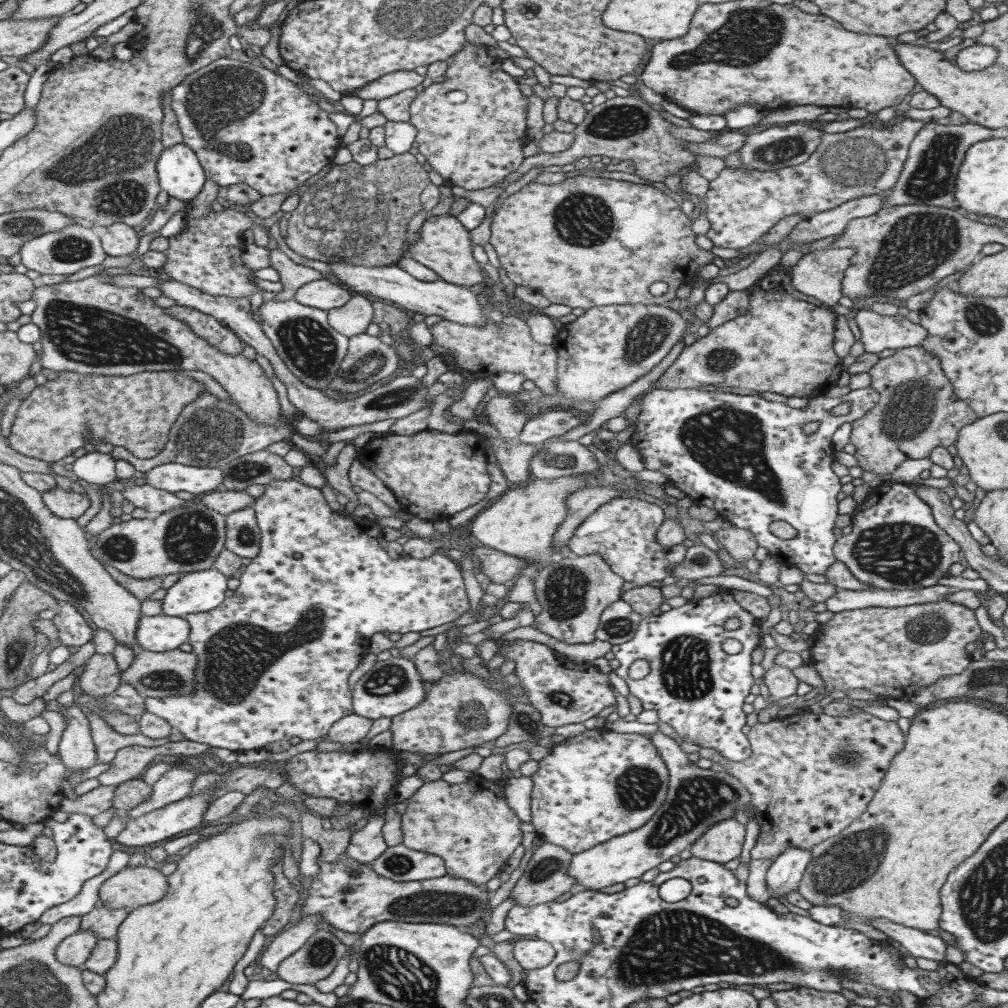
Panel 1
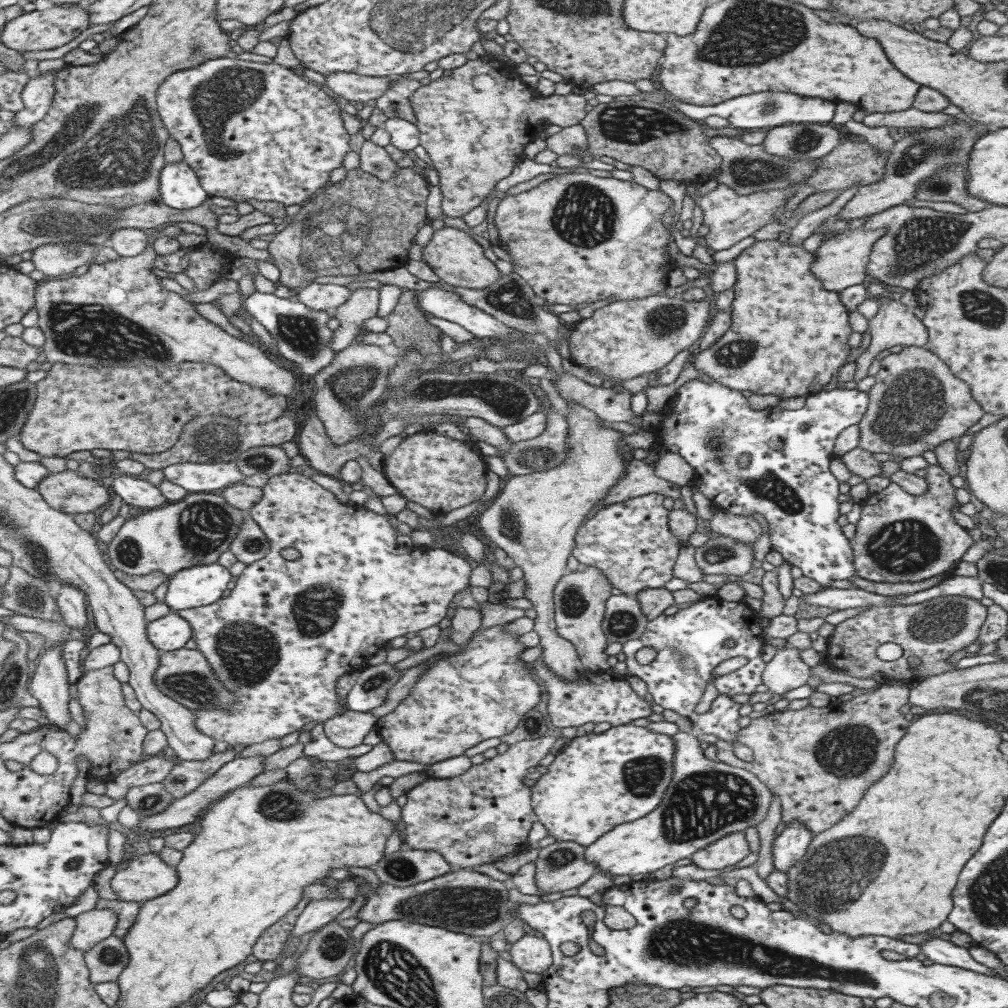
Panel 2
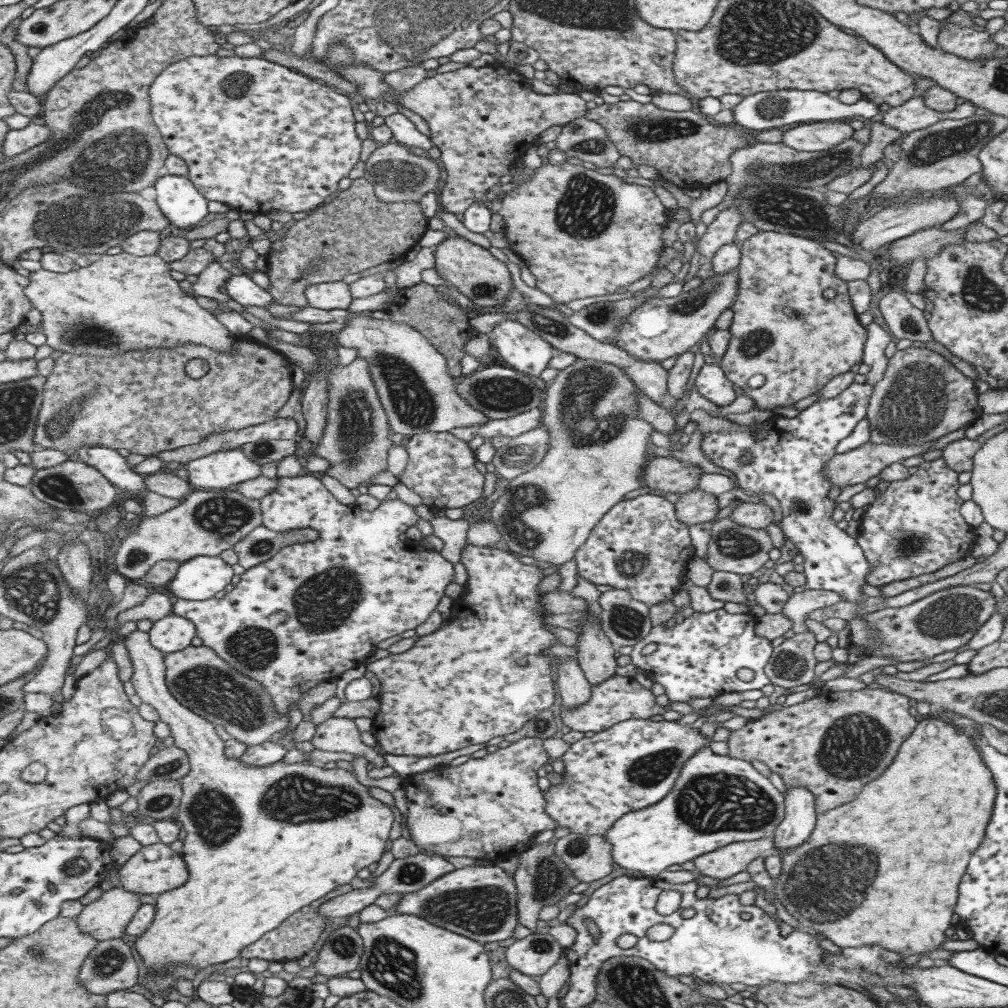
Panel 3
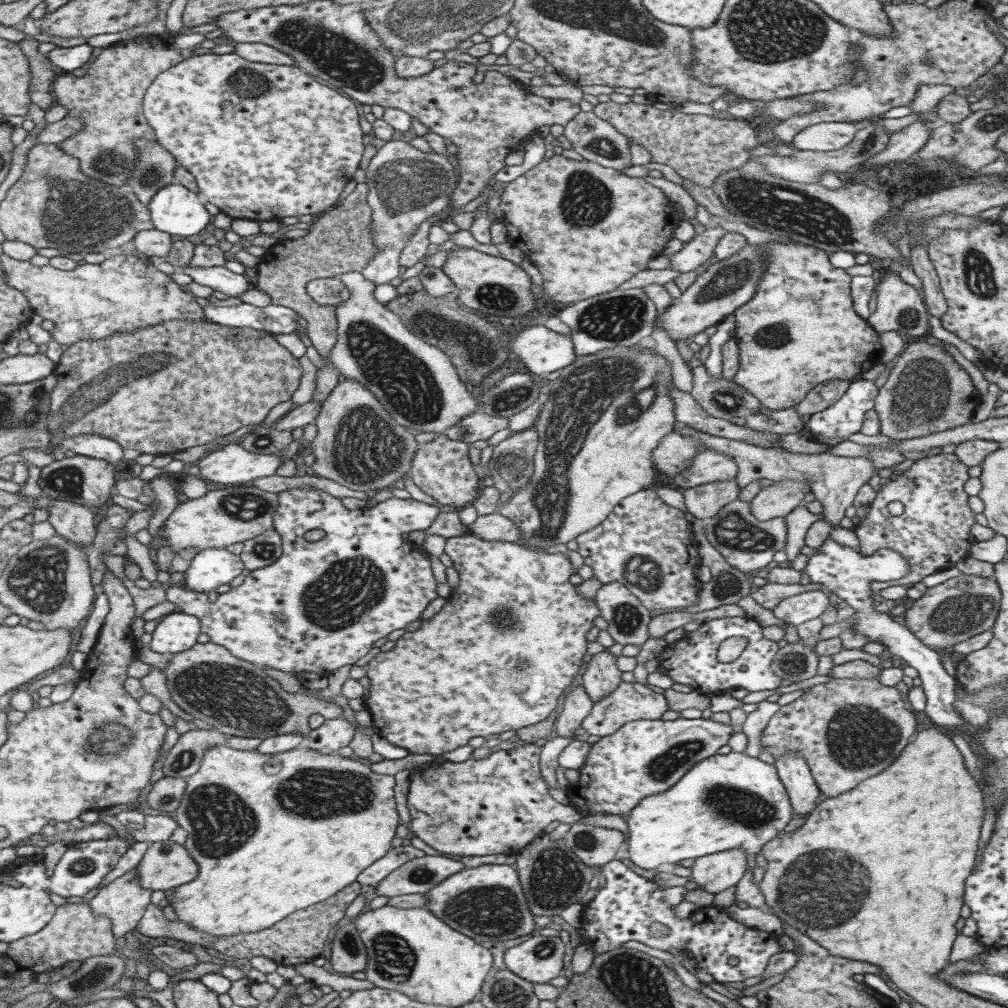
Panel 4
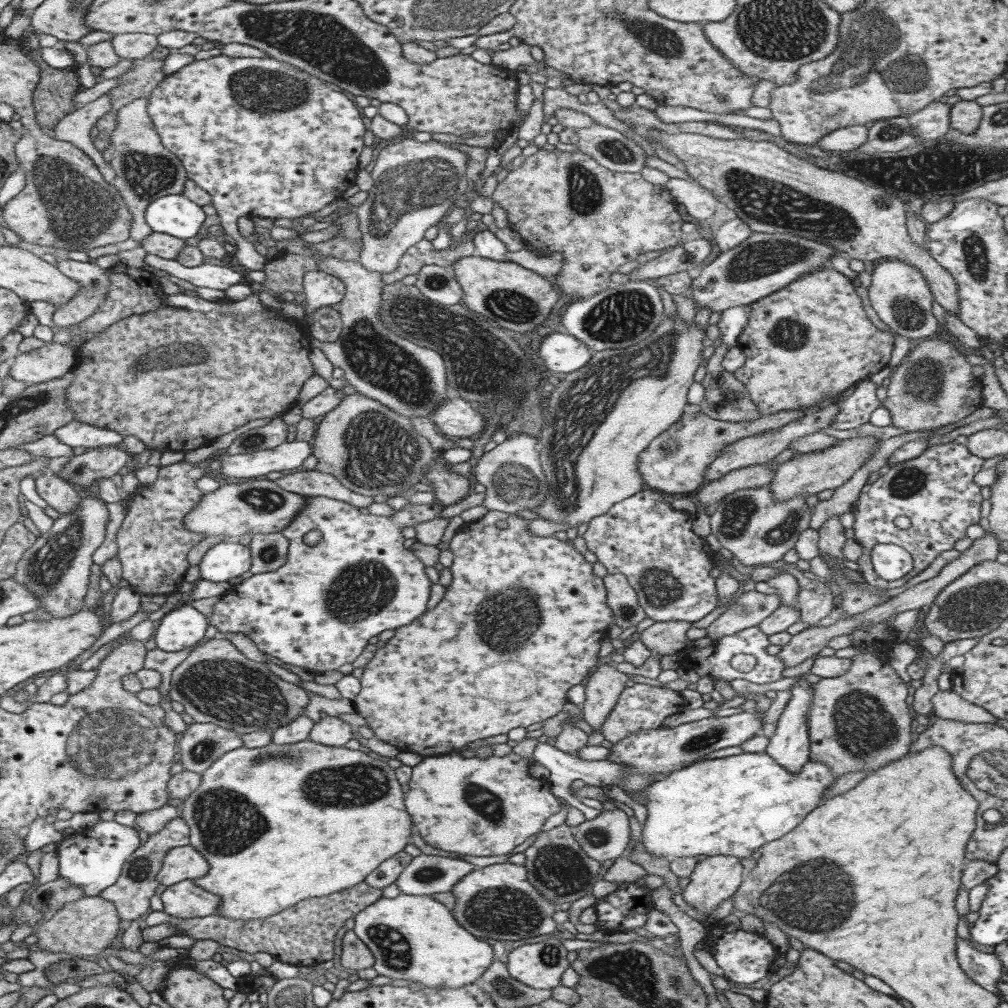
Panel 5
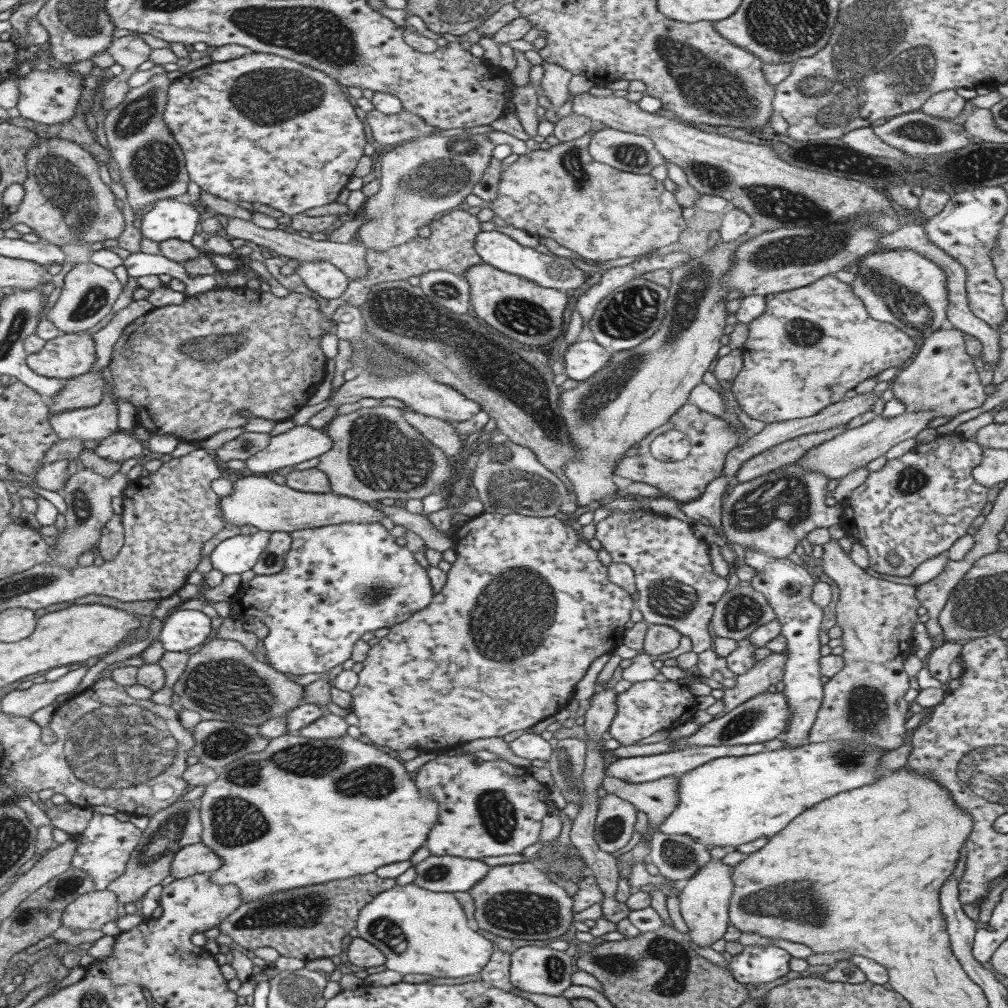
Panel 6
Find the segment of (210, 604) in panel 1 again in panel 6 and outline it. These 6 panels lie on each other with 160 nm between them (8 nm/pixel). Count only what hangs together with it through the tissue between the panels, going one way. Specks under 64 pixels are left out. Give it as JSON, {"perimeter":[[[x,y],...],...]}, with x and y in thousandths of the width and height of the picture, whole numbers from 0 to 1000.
{"perimeter":[[[255,527],[249,532],[235,531],[221,536],[206,551],[209,563],[220,570],[238,570],[248,565],[267,540],[267,532],[269,528]]]}

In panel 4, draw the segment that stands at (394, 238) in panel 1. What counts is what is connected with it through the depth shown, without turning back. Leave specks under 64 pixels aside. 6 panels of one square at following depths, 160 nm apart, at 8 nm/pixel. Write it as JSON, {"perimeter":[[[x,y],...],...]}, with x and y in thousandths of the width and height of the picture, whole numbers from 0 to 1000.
{"perimeter":[[[353,183],[350,189],[332,204],[317,211],[309,219],[303,234],[277,239],[263,248],[254,262],[255,273],[250,284],[263,290],[272,303],[289,306],[301,314],[305,320],[302,331],[309,338],[311,345],[322,355],[322,361],[313,365],[313,387],[309,397],[320,399],[330,384],[335,380],[337,369],[328,361],[327,347],[333,338],[332,305],[314,302],[305,291],[304,282],[311,277],[334,275],[340,270],[357,270],[372,251],[378,249],[371,242],[367,231],[367,206],[363,201],[364,184]]]}

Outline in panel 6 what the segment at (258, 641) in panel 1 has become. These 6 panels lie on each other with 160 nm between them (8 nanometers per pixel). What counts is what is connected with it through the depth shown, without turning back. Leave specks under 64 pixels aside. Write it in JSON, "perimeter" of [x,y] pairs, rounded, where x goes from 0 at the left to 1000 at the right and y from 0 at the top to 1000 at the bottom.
{"perimeter":[[[326,520],[315,524],[298,525],[287,529],[289,534],[288,544],[282,557],[282,563],[271,570],[255,571],[249,573],[247,577],[241,579],[240,583],[226,596],[229,611],[241,616],[246,613],[257,613],[265,621],[265,630],[256,641],[261,643],[263,654],[267,661],[278,668],[289,669],[316,669],[316,667],[325,667],[330,661],[338,660],[342,655],[348,652],[350,640],[362,627],[370,627],[374,623],[386,623],[391,619],[397,619],[411,607],[421,604],[430,592],[428,579],[424,574],[423,565],[416,562],[404,544],[394,542],[385,527],[376,520]]]}

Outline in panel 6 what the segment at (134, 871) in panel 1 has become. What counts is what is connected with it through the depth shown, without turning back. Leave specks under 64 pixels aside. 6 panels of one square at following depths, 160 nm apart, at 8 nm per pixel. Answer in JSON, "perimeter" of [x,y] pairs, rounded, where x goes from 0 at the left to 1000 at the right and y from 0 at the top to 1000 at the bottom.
{"perimeter":[[[187,837],[173,845],[168,868],[174,873],[184,869],[208,866],[219,859],[220,853],[202,837]]]}

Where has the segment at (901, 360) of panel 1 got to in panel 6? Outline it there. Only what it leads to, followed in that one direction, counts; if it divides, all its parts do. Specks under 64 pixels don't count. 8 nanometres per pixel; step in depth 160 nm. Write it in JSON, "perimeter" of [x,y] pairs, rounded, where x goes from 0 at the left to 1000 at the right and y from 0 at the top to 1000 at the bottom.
{"perimeter":[[[932,325],[919,333],[904,360],[890,368],[882,379],[886,390],[899,409],[923,407],[925,413],[947,413],[972,404],[978,394],[969,374],[965,355],[958,350],[954,329],[949,325]]]}

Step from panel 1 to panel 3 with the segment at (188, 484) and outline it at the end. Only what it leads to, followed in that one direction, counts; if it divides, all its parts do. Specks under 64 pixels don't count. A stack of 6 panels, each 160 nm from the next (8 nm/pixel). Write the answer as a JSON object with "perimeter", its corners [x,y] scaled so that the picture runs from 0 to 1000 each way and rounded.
{"perimeter":[[[238,444],[218,446],[177,463],[184,464],[185,477],[195,484],[225,485],[257,472],[257,460],[253,460]]]}

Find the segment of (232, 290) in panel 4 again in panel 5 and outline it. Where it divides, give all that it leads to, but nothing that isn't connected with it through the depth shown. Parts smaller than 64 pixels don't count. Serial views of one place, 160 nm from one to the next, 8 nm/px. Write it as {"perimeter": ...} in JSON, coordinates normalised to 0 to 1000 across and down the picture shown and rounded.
{"perimeter":[[[145,252],[143,263],[162,268],[167,273],[174,274],[178,278],[184,278],[191,284],[199,286],[211,286],[222,289],[231,282],[242,280],[237,269],[231,269],[226,264],[215,264],[199,261],[197,264],[185,265],[178,262],[174,257],[166,258],[157,254]]]}

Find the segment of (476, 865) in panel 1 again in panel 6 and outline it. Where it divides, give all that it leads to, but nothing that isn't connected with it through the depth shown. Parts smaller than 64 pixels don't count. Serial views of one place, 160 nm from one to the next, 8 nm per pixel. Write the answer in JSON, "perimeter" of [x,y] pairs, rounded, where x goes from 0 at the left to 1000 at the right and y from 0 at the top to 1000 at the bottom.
{"perimeter":[[[463,746],[450,750],[434,748],[413,763],[411,777],[416,787],[433,794],[435,812],[420,837],[430,849],[474,852],[515,847],[525,837],[533,835],[538,812],[548,804],[544,780],[529,773],[526,763],[509,760],[499,753],[479,755]]]}

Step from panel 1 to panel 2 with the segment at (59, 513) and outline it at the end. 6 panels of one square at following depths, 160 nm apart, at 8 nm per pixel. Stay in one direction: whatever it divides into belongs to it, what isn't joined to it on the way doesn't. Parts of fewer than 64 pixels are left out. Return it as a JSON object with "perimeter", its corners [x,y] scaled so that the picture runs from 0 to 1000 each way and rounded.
{"perimeter":[[[67,465],[57,470],[48,469],[35,485],[50,504],[67,511],[90,509],[111,491],[106,478],[99,481]]]}

